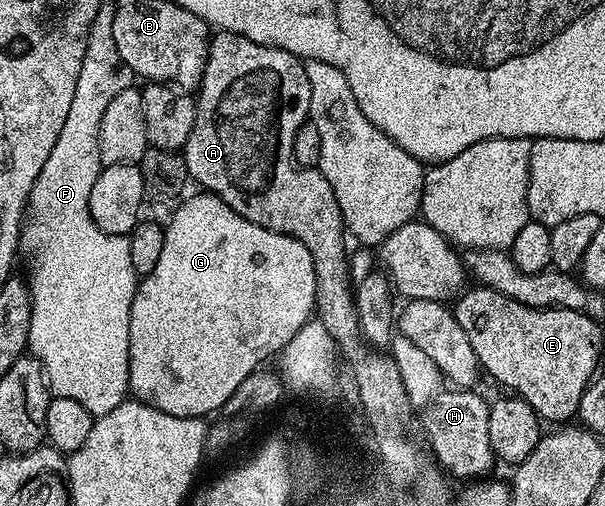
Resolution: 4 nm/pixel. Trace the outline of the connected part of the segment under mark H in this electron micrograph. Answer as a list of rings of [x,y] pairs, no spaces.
[[[399,332],[393,333],[388,350],[391,358],[395,360],[398,372],[400,372],[400,378],[402,378],[402,384],[413,408],[413,413],[419,416],[422,426],[428,434],[431,446],[429,449],[437,463],[443,469],[451,468],[453,474],[460,478],[472,480],[483,477],[480,475],[486,473],[496,462],[488,436],[489,403],[484,402],[476,395],[475,391],[451,385],[440,368],[436,366],[436,362],[432,361],[432,358],[429,358],[428,354],[416,346],[406,335]]]

